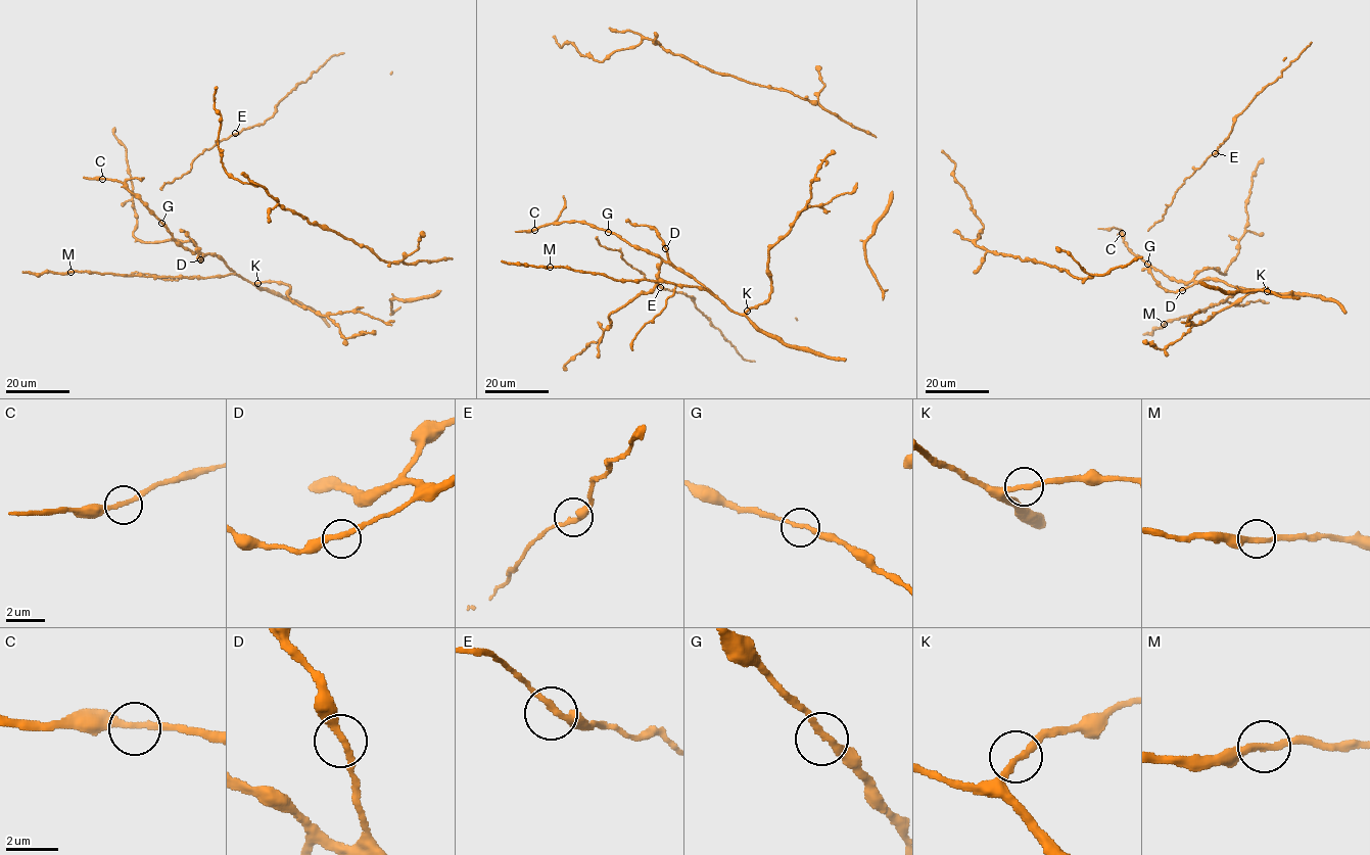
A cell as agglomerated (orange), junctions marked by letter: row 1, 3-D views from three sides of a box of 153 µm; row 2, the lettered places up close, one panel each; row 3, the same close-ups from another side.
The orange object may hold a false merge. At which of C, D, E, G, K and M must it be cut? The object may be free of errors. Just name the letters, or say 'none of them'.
none of them

